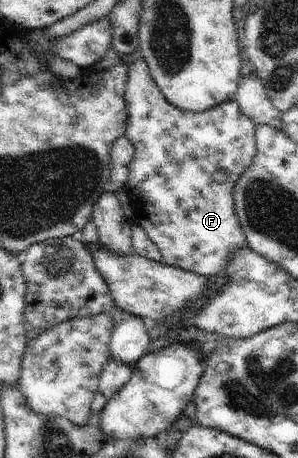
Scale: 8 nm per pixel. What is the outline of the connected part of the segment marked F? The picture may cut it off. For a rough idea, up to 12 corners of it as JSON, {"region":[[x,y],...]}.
{"region":[[127,65],[125,182],[160,263],[222,276],[256,156],[235,99],[172,106]]}

